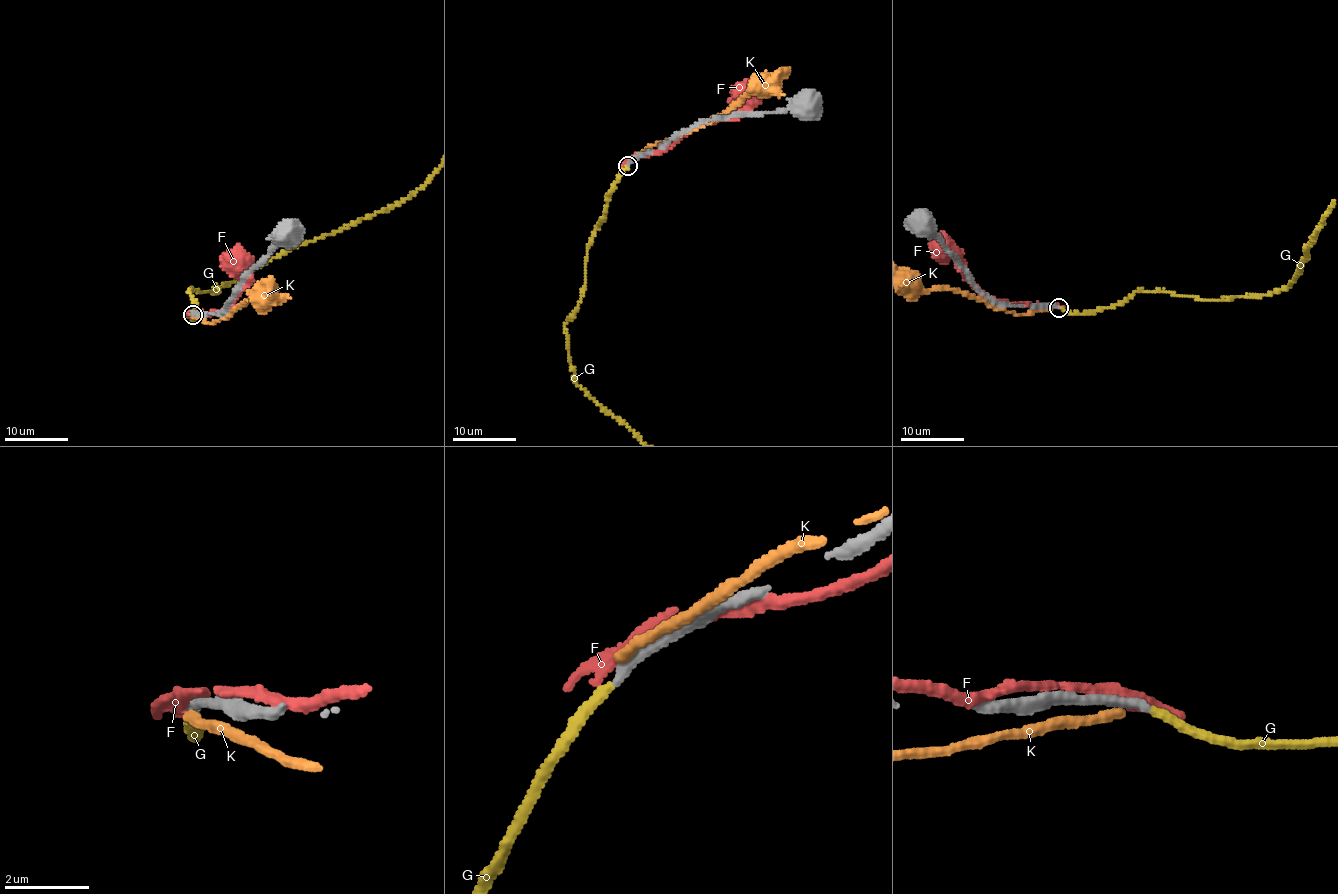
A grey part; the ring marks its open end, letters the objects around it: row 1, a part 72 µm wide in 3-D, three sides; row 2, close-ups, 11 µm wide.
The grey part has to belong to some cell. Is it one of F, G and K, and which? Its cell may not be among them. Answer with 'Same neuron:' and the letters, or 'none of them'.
Same neuron: G

